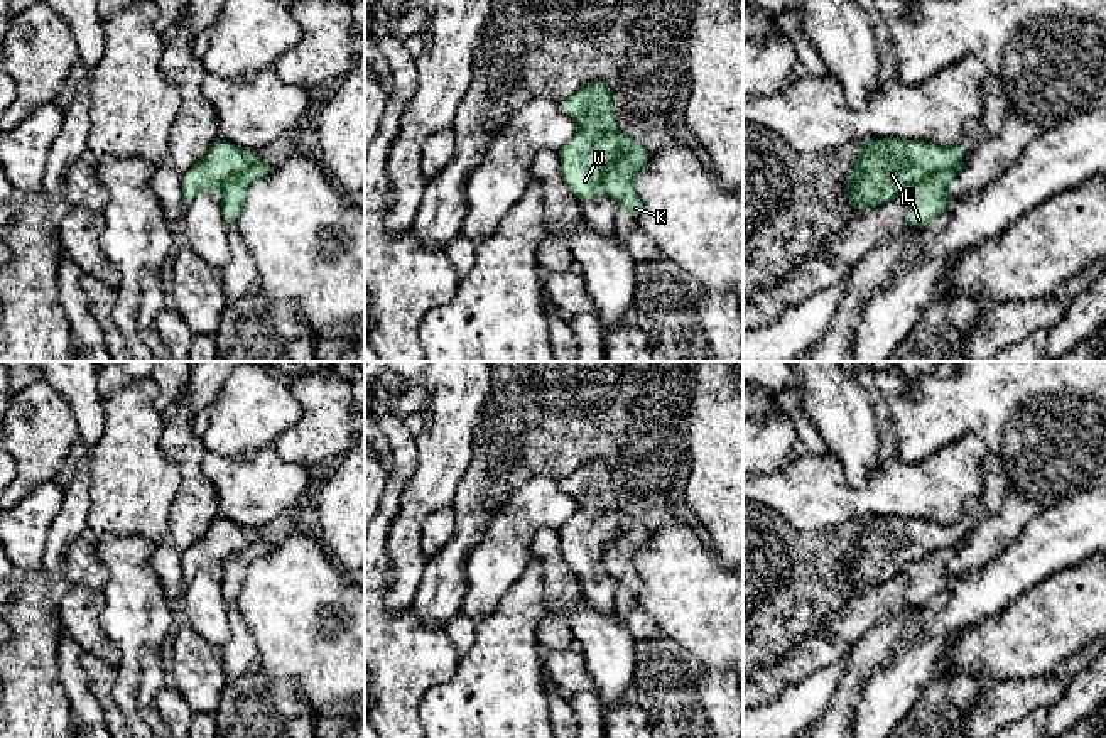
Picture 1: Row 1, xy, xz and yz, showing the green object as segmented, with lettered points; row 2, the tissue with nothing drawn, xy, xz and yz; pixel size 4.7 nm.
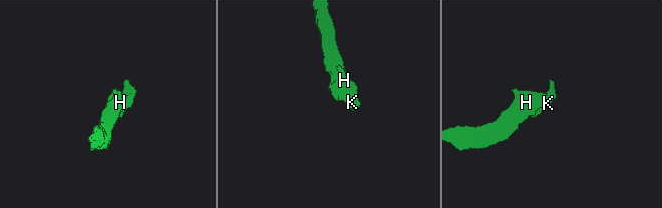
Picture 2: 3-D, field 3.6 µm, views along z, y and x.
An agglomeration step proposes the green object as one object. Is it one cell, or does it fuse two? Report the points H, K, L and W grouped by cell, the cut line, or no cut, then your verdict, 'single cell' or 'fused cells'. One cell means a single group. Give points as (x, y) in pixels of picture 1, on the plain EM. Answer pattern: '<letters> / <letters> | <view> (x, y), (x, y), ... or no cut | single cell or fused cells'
H W / K L | xz (620, 512), (620, 537), (607, 546), (603, 566) | fused cells

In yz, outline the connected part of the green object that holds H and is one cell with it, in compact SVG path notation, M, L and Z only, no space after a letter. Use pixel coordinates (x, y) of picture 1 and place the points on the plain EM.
M900 517L861 518L846 571L854 589L875 586L925 556L951 549L962 542L964 525L937 525L934 522Z

